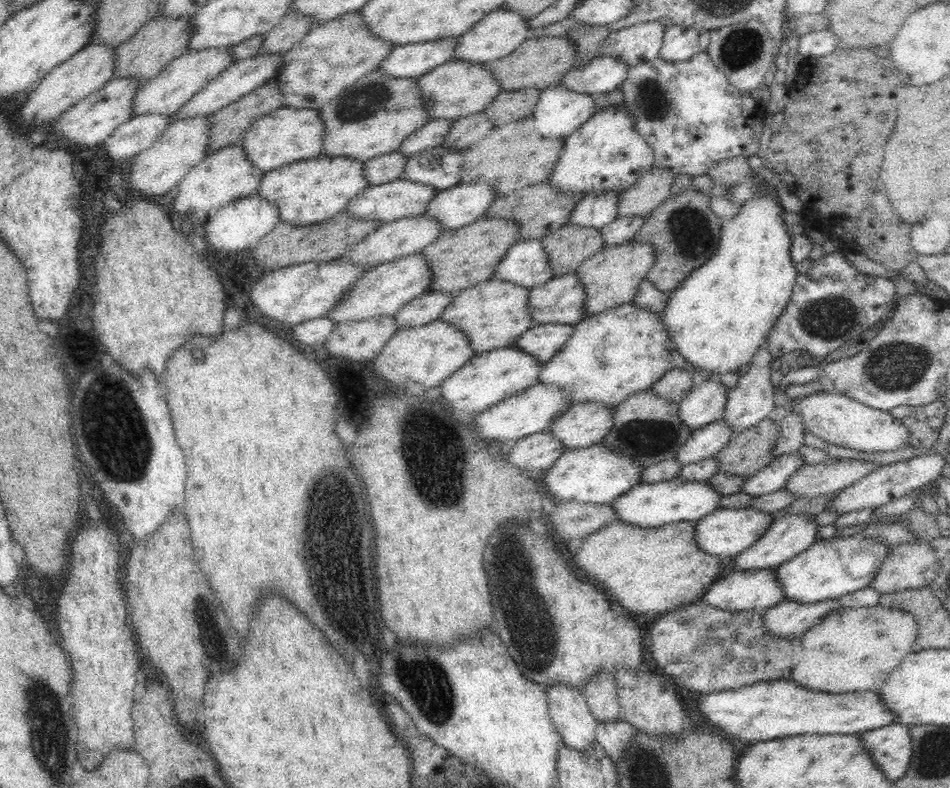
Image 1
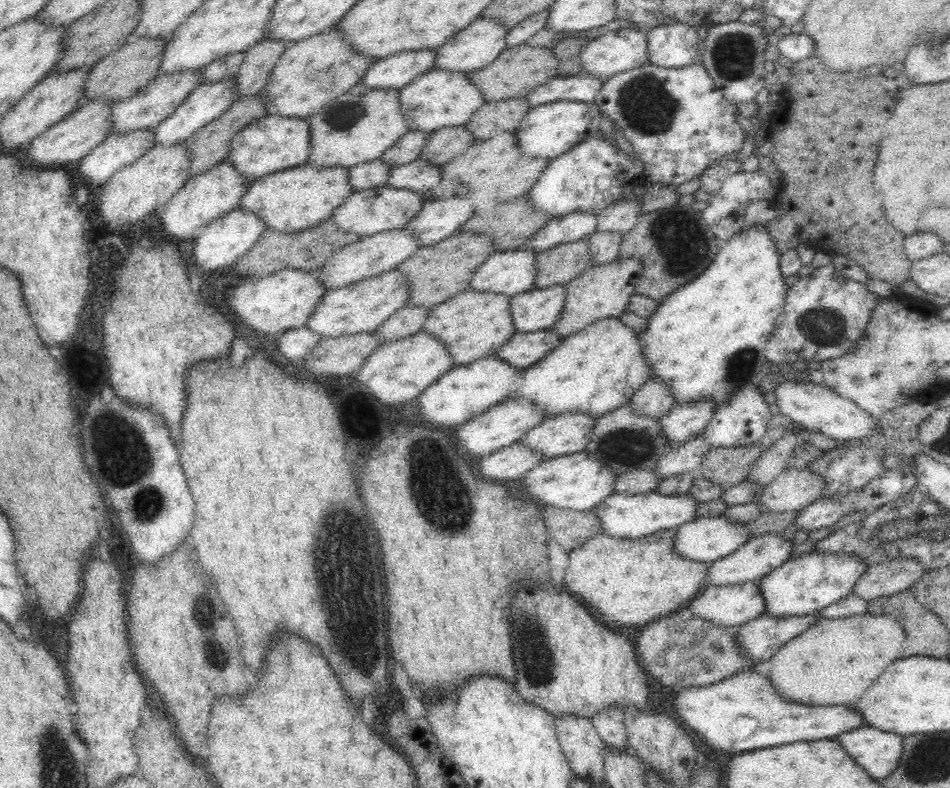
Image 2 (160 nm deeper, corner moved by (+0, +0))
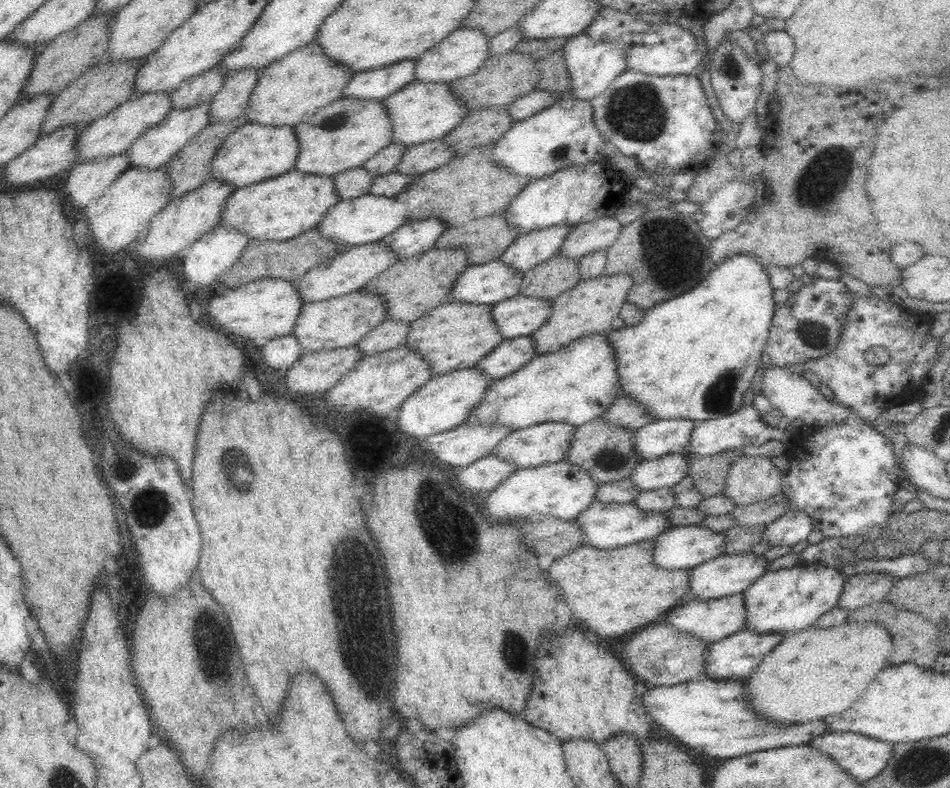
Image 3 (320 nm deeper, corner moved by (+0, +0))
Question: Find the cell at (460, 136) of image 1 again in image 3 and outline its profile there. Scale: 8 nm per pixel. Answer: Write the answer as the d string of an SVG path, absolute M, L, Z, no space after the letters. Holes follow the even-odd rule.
M431 140L407 147L392 171L406 175L424 174L446 164L450 159L452 149L442 140Z

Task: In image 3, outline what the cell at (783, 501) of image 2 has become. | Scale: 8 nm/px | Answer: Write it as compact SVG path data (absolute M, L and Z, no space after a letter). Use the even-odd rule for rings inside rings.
M782 493L774 495L767 501L758 501L749 505L736 505L728 514L734 518L734 525L749 527L767 525L782 516L788 508L788 499Z

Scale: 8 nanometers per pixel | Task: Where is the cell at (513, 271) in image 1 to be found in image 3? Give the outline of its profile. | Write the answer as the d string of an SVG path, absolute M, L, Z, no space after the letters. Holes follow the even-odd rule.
M498 259L468 265L452 282L452 290L448 292L449 302L492 306L516 296L522 277L522 273L512 267L506 267L506 264Z

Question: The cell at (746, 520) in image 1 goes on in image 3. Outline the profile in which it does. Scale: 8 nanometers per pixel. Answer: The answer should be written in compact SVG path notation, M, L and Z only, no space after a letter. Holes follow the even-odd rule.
M670 527L654 538L654 565L668 571L692 569L722 555L724 535L708 527Z

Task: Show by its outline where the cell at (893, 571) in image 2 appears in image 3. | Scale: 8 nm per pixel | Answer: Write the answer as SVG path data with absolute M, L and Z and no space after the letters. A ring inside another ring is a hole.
M862 573L848 577L842 584L842 592L836 606L846 610L885 600L892 590L896 576L888 573Z

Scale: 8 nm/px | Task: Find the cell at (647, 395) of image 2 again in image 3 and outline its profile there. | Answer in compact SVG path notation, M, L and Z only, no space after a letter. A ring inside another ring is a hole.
M626 395L616 398L598 418L606 421L608 425L634 430L653 421L648 413L644 413L640 403L636 403L632 397Z

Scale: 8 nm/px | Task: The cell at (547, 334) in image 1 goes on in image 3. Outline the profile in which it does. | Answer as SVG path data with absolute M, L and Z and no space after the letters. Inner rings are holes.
M530 337L504 339L475 366L491 382L509 376L535 357L535 348L533 348L533 340Z

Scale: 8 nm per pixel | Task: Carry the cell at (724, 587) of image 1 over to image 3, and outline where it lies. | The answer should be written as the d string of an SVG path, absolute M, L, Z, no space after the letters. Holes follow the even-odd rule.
M742 593L721 599L693 600L687 605L681 605L667 611L661 621L668 622L672 627L688 635L694 635L702 643L712 644L726 638L728 635L744 630L744 600Z

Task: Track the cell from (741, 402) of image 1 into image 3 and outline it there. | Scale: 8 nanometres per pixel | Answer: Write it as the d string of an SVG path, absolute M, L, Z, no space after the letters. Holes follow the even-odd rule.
M753 405L741 406L732 414L721 416L720 418L699 421L694 424L690 440L688 440L689 454L696 456L711 456L724 450L738 449L740 446L752 444L760 446L767 440L781 440L787 443L793 435L789 429L771 428L761 419L761 414L754 409Z

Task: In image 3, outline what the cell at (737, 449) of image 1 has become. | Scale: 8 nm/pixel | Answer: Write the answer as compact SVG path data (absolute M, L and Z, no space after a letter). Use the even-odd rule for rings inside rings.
M732 451L728 455L720 453L706 457L691 455L692 464L688 475L703 499L723 492L729 463L738 456L743 455Z

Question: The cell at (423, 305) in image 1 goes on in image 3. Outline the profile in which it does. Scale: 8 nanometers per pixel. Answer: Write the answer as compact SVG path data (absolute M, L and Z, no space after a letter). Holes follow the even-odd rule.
M384 320L371 332L368 332L356 344L362 356L382 354L386 350L399 348L404 344L410 323L398 320Z

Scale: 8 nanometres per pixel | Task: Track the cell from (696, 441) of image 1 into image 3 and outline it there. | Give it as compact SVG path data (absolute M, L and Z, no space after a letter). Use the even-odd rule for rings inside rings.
M668 454L641 460L630 473L630 479L636 485L636 491L648 492L678 484L687 475L686 470L682 455Z

